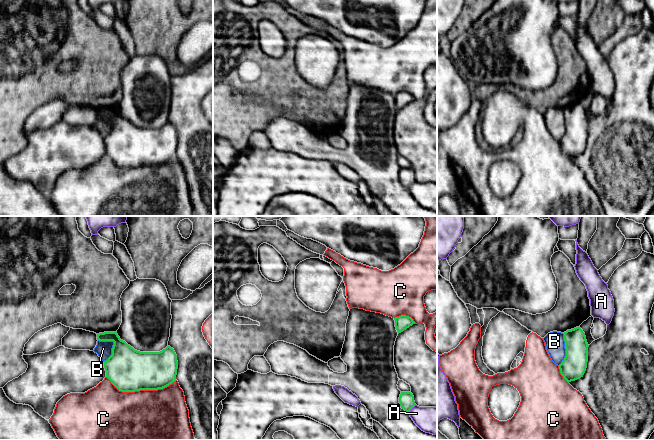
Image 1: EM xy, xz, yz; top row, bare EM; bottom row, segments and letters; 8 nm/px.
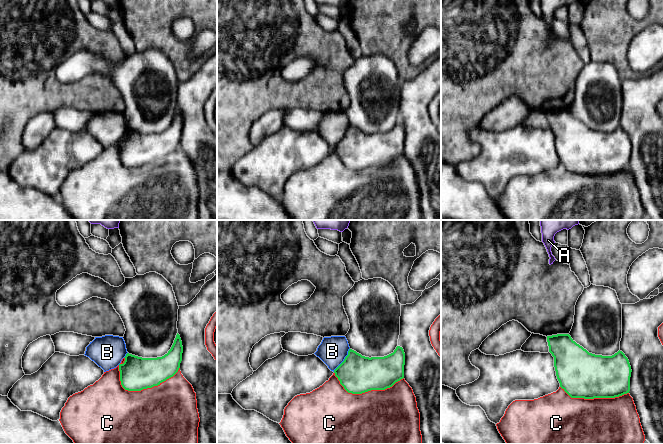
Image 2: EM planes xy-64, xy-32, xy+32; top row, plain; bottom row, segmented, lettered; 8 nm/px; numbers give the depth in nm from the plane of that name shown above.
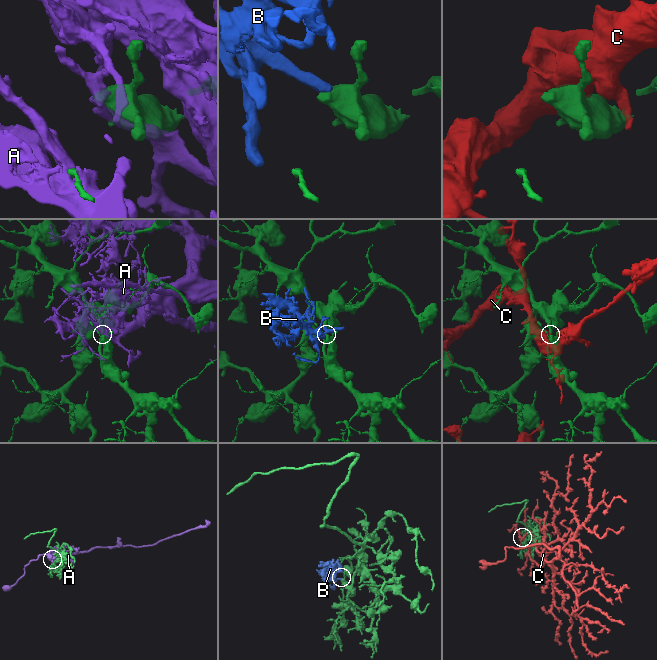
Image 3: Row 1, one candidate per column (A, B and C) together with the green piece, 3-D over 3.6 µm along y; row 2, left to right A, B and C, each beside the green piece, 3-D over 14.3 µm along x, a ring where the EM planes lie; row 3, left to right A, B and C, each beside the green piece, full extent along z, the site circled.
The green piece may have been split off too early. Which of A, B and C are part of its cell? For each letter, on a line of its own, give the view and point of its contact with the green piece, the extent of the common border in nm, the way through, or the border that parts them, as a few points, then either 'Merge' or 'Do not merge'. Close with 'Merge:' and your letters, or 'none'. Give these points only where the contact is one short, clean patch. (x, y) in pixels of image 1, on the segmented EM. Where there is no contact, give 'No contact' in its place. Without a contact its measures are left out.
A: Touches green at xz (412, 407). Shared border 90 nm. Do not merge
B: Touches green at xy (112, 351). Shared border 190 nm. Boundary: xy (112, 340), (112, 353), (103, 361). Do not merge
C: Touches green at xy (141, 389). Shared border 550 nm. Do not merge
Merge: none

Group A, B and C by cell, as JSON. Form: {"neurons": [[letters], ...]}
{"neurons": [["A"], ["B"], ["C"]]}

